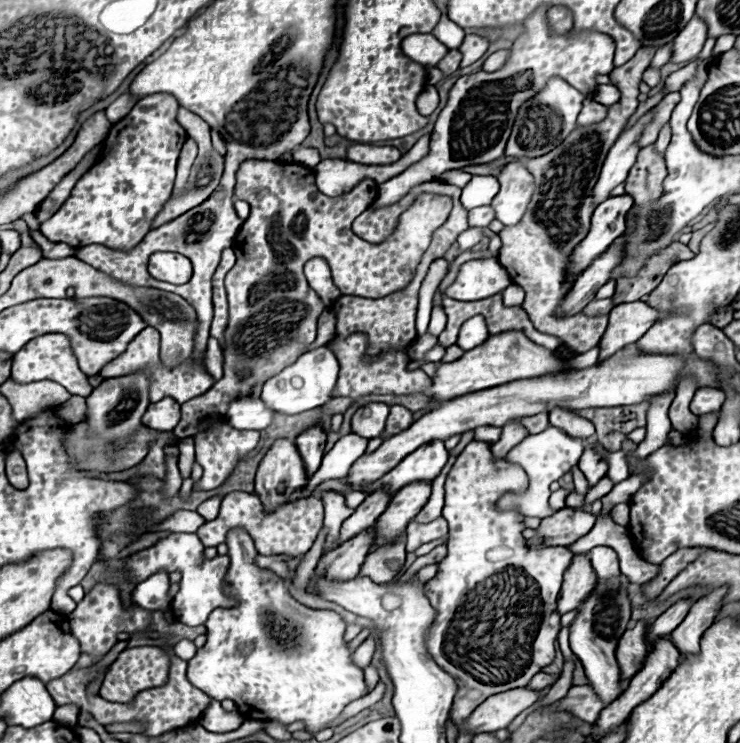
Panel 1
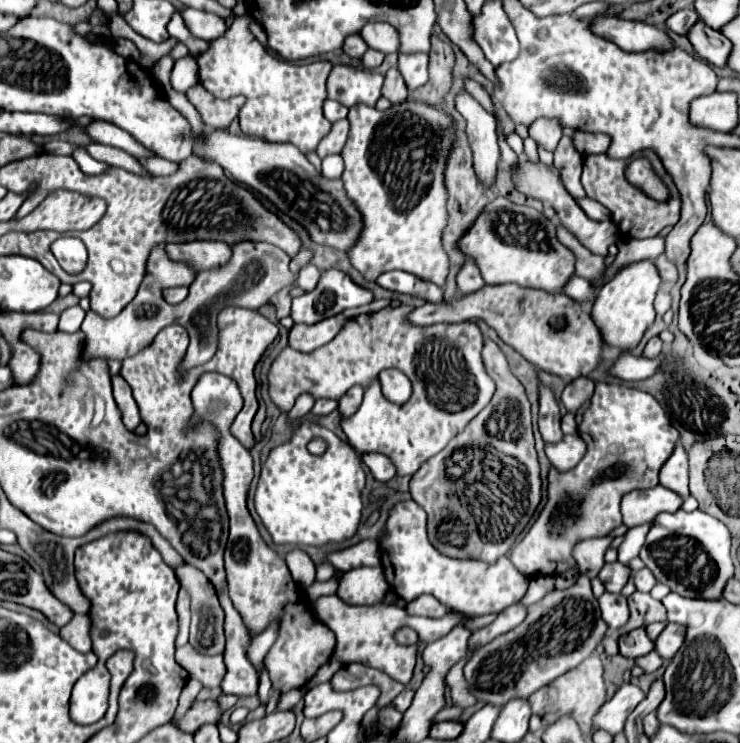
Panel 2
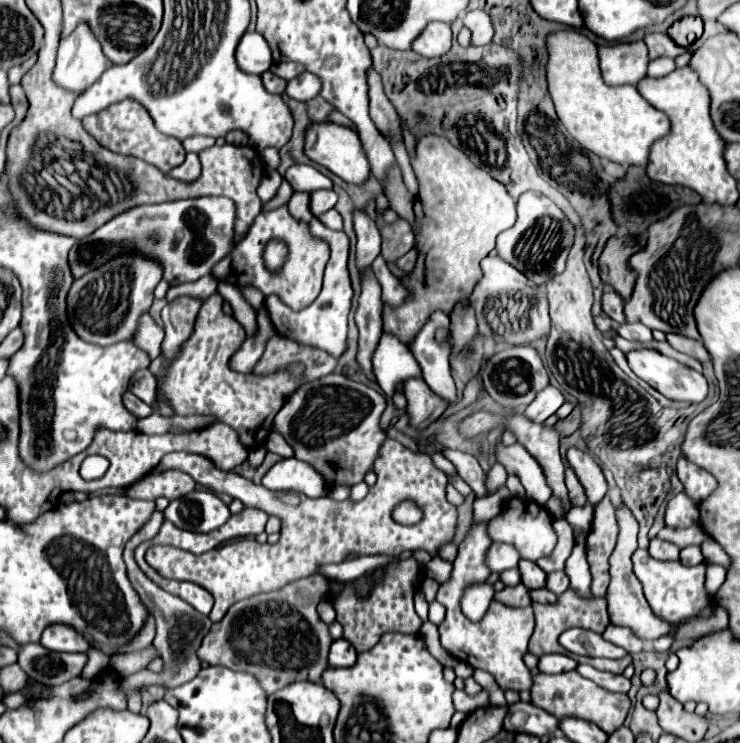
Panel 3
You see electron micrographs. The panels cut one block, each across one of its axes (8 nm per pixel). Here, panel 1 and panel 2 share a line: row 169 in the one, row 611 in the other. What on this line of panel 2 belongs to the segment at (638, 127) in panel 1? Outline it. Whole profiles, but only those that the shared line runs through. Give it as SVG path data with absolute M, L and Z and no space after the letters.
M604 592L600 598L600 610L602 610L602 620L610 628L622 628L628 618L630 618L630 608L628 608L628 598L622 594L610 594Z

